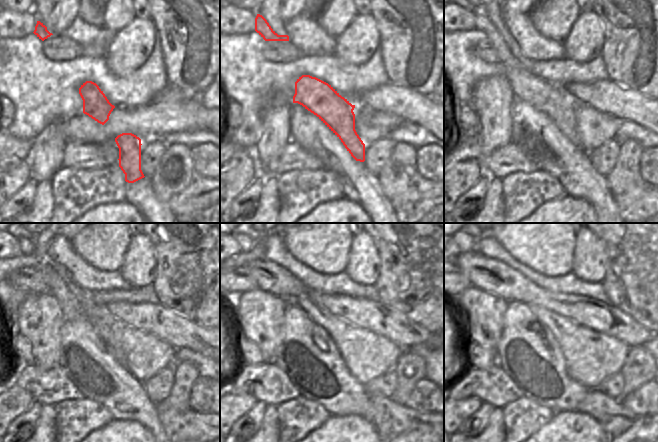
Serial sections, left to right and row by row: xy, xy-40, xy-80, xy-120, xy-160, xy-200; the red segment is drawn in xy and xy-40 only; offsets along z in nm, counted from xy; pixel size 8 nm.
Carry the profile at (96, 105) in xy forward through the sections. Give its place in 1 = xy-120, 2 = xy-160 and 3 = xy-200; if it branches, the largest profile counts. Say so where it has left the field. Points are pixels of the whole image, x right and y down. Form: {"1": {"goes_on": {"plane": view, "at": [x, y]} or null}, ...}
{"1": {"goes_on": {"plane": "xy-120", "at": [60, 284]}}, "2": {"goes_on": {"plane": "xy-160", "at": [246, 243]}}, "3": {"goes_on": {"plane": "xy-200", "at": [466, 243]}}}

